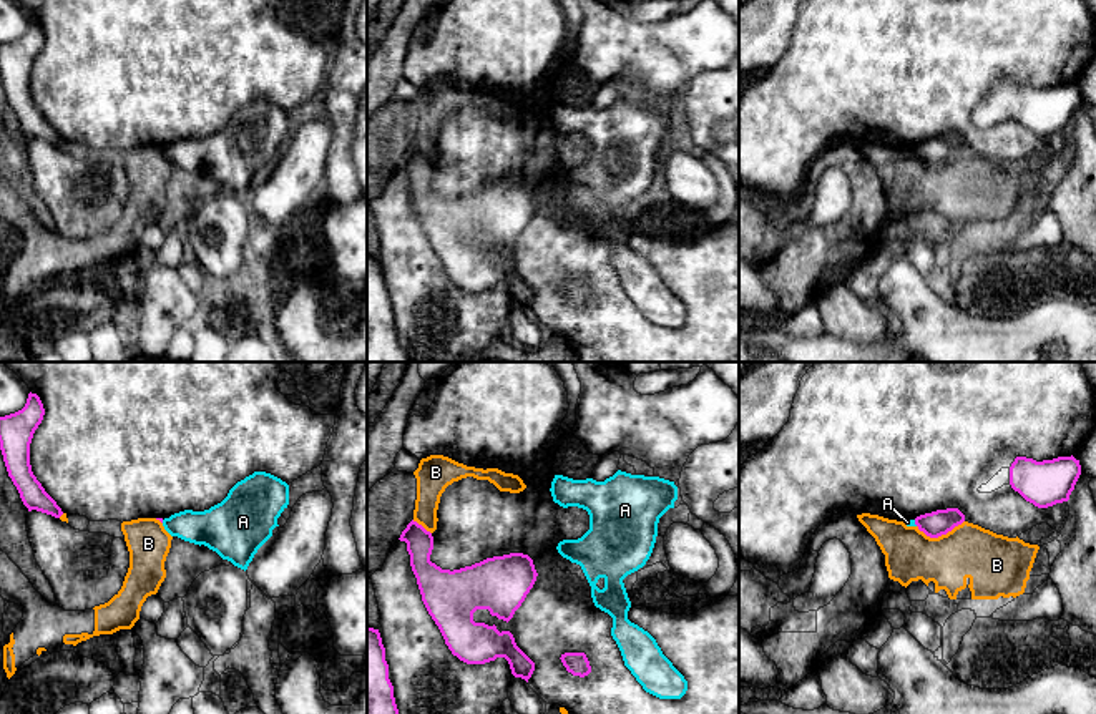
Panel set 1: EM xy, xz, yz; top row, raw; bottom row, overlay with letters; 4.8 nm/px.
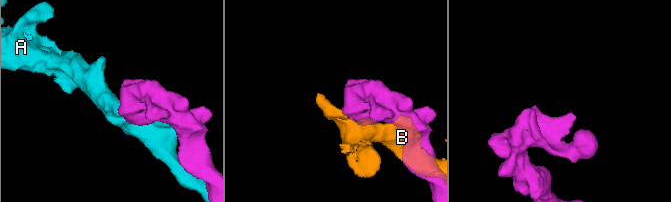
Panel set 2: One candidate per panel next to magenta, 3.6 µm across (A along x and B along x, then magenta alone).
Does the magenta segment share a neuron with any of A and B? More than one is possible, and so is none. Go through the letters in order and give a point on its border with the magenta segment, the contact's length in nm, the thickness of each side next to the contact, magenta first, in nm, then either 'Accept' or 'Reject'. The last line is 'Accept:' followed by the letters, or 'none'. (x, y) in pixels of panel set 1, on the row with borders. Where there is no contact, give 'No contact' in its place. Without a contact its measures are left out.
A: Touches magenta at yz (915, 523). Shared border 40 nm. Thickness 120 nm (magenta) against 30 nm. Reject
B: Touches magenta at yz (940, 535). Shared border 240 nm. Thickness 120 nm (magenta) against 260 nm. Reject
Accept: none

